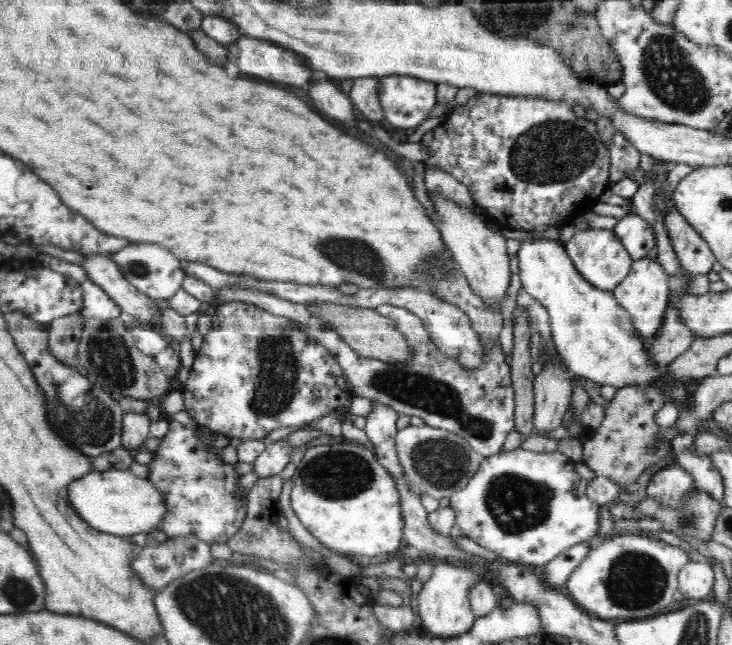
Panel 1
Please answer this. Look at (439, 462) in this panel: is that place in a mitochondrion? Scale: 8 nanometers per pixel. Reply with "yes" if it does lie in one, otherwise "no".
yes

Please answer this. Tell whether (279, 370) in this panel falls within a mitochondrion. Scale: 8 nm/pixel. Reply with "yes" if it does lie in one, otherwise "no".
yes

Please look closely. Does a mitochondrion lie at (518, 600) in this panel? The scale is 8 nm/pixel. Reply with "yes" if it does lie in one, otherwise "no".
no

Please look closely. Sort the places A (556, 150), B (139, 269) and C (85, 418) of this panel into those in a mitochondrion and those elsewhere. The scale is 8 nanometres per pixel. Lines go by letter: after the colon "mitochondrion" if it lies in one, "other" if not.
A: mitochondrion
B: mitochondrion
C: mitochondrion

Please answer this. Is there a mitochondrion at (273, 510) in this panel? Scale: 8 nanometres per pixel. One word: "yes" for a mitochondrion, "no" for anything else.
no

